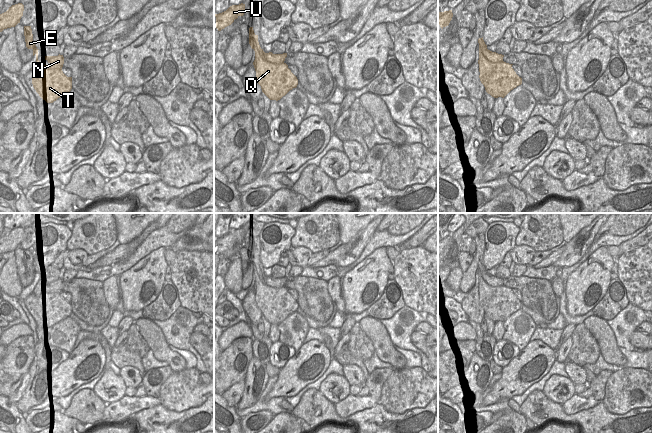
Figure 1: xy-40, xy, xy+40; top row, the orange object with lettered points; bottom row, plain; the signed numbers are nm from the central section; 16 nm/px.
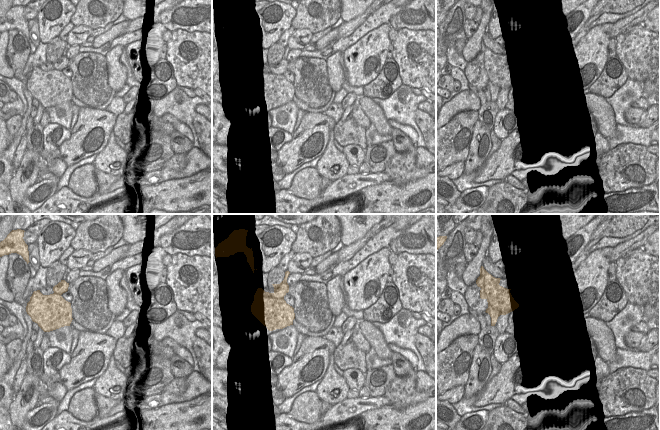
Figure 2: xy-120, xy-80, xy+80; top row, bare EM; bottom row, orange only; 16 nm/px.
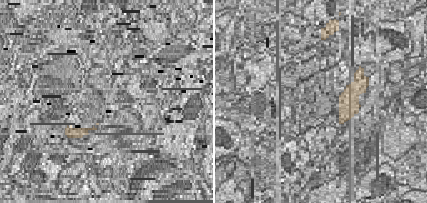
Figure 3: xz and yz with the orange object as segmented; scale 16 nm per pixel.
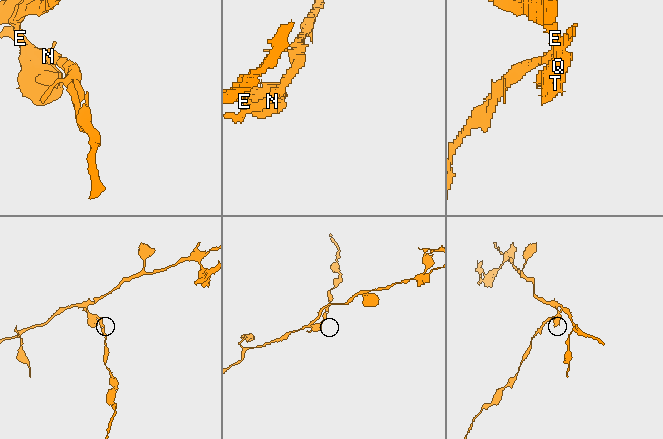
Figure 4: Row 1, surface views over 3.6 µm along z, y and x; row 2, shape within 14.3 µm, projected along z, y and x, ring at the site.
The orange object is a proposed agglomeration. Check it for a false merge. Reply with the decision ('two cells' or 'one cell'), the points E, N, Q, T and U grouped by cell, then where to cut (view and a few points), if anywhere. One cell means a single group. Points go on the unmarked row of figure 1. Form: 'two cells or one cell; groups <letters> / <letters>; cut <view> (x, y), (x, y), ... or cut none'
two cells; groups E Q T U / N; cut xy+40 (479, 271), (489, 284), (494, 286), (503, 285)

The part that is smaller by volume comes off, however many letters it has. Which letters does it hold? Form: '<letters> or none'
N

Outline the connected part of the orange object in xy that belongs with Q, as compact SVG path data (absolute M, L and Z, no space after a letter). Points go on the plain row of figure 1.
M253 251L249 252L249 268L255 275L253 286L256 295L256 304L262 316L270 324L280 324L290 314L298 309L297 301L291 296L286 287L275 288L264 283L264 275L258 266L258 259Z

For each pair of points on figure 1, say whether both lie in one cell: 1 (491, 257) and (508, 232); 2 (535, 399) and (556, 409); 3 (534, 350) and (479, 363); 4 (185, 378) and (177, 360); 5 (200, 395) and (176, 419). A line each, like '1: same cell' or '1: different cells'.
1: same cell
2: same cell
3: different cells
4: different cells
5: different cells

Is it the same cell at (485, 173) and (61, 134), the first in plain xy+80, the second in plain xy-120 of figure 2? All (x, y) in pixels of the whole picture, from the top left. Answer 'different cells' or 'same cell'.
different cells

